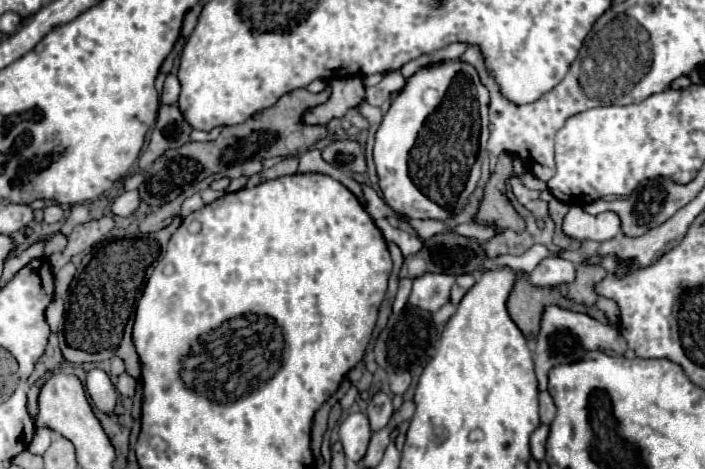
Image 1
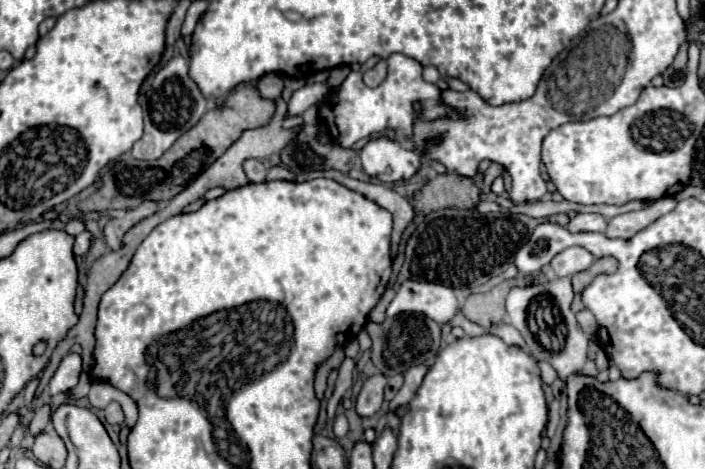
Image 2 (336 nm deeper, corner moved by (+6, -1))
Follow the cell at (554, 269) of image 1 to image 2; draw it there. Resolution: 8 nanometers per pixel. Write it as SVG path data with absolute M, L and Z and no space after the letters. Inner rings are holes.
M568 247L552 259L550 267L554 269L554 273L558 277L570 277L578 271L588 269L594 263L594 259L596 257L590 251L586 251L584 247Z

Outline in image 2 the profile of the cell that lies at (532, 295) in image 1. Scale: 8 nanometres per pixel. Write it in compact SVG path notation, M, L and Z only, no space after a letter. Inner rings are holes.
M516 277L516 279L508 279L502 281L500 285L492 287L488 293L480 293L480 295L470 295L464 305L460 307L460 311L466 315L466 319L482 325L482 327L490 327L494 323L500 323L504 317L504 299L508 295L508 291L512 287L524 287L530 281L526 277Z

